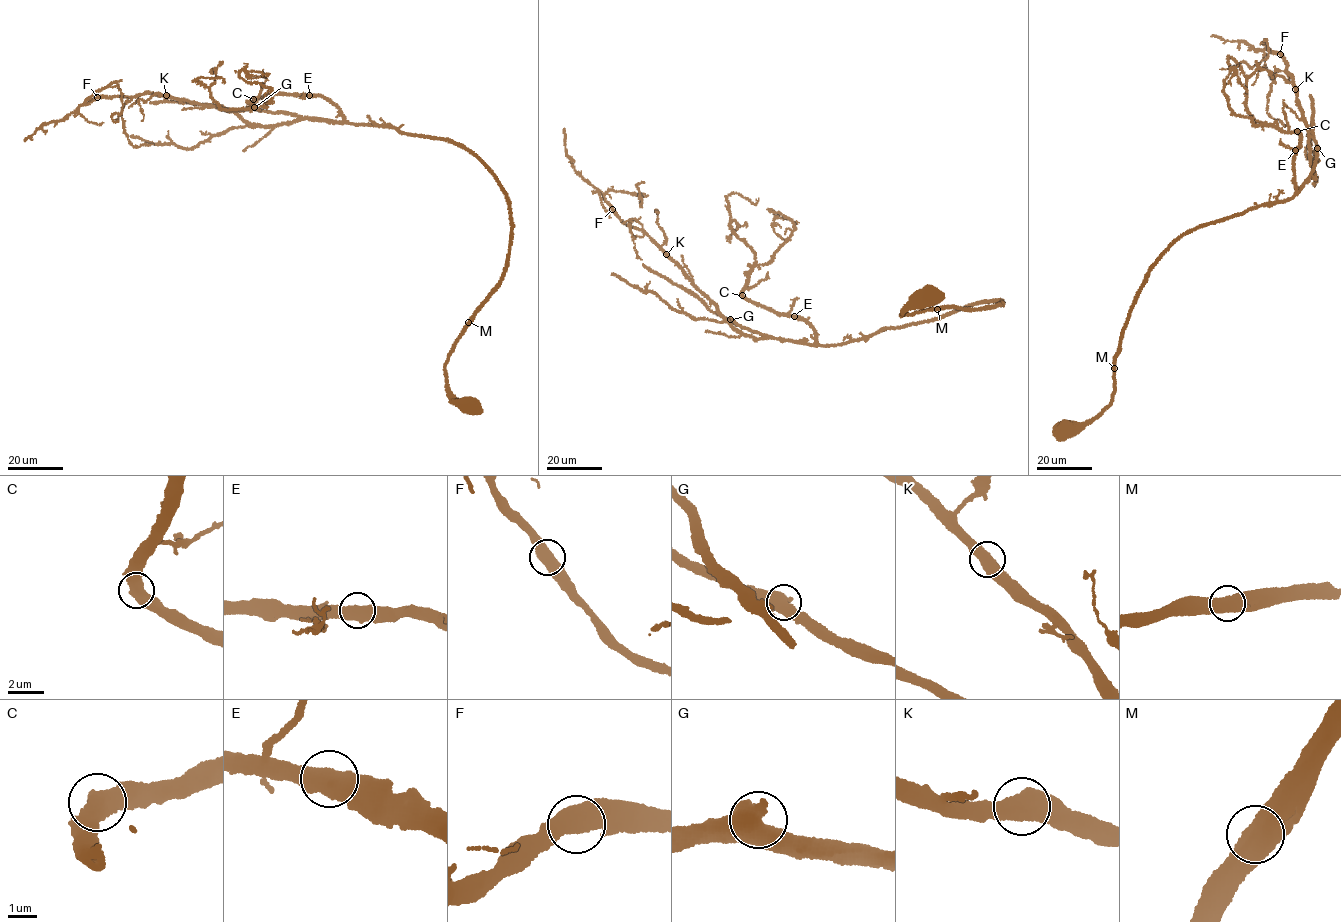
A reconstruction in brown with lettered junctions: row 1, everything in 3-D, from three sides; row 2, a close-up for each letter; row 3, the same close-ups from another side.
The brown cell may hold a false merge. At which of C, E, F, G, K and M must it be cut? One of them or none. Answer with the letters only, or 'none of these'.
none of these

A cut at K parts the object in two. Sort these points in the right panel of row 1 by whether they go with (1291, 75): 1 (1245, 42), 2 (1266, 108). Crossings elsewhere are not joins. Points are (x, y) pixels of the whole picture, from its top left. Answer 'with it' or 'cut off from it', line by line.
1: with it
2: with it

